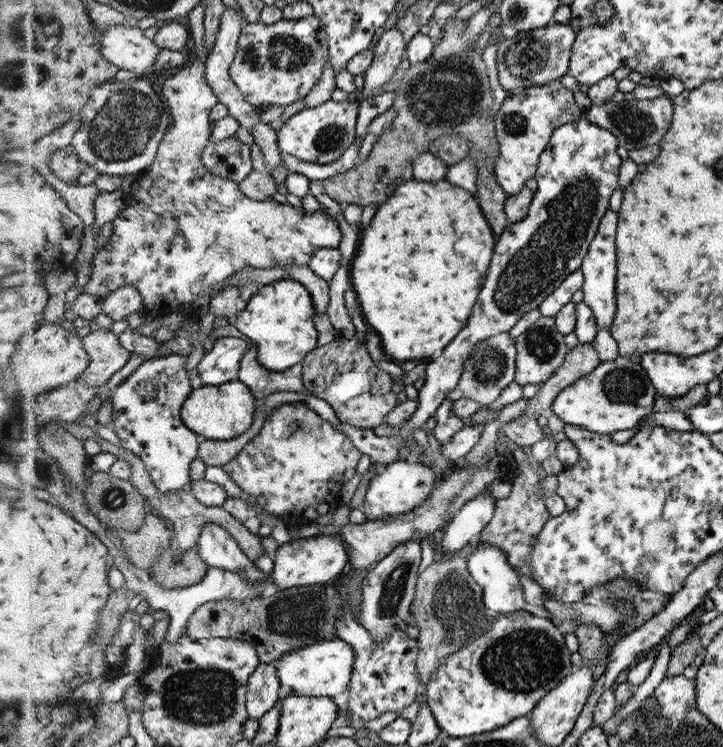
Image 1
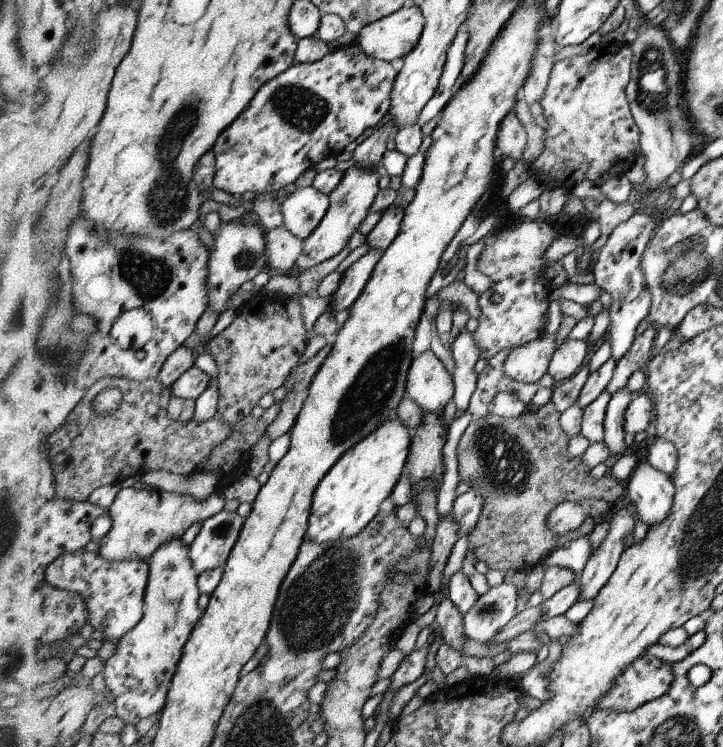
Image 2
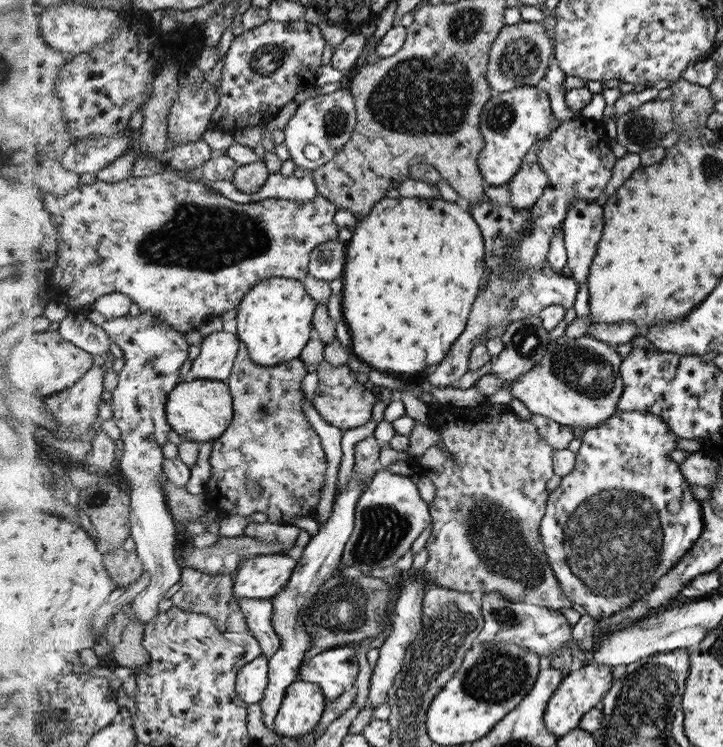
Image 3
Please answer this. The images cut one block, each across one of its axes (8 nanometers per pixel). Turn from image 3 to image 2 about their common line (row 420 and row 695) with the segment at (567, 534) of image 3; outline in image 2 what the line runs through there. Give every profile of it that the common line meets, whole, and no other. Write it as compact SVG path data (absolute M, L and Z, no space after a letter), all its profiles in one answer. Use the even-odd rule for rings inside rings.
M644 653L624 670L622 676L616 680L612 692L600 702L596 711L613 711L614 713L635 711L638 707L642 707L643 704L650 703L666 695L674 682L674 665Z

